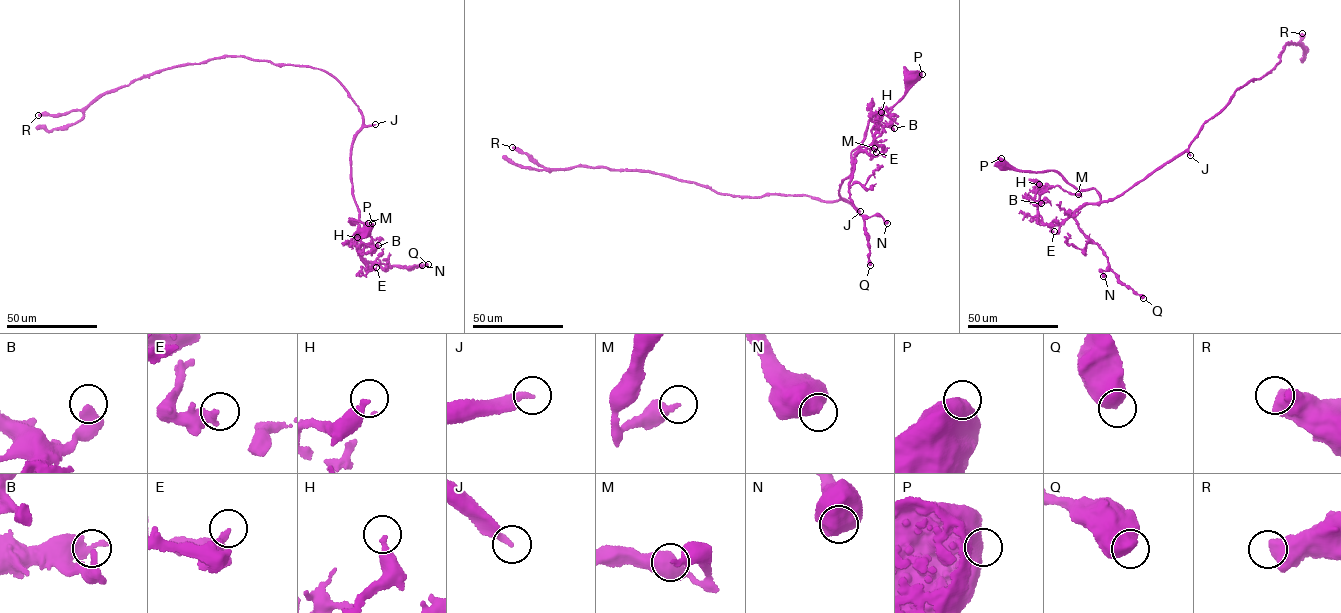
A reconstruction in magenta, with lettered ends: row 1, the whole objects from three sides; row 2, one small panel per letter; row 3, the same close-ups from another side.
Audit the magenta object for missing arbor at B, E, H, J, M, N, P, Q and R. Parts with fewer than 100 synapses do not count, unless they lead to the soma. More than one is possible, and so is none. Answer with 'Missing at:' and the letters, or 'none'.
Missing at: J

